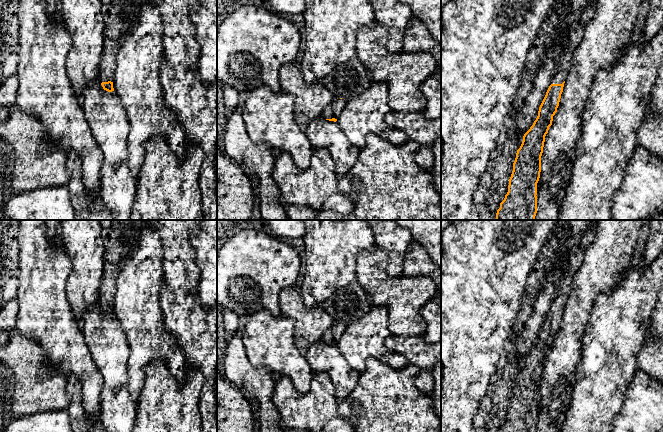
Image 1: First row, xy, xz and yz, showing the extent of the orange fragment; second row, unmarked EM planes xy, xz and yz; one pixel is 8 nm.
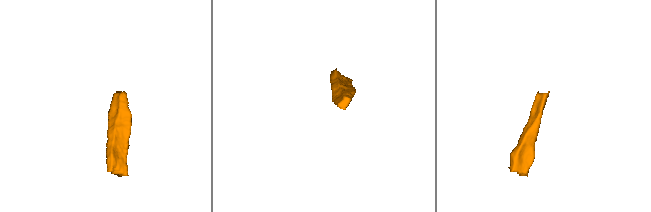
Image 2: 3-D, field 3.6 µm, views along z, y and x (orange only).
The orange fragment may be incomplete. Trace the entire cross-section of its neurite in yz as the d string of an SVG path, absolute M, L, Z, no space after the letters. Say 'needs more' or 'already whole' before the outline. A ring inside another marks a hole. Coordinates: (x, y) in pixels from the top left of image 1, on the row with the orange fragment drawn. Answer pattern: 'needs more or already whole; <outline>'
needs more; M597 0L584 11L576 29L569 33L567 47L561 55L538 116L524 134L513 163L508 192L500 203L496 220L535 220L537 213L537 183L541 172L541 156L545 136L557 112L565 79L571 67L574 50L584 38L585 26L595 15Z

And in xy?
needs more; M104 38L98 78L103 89L108 92L114 91L113 76L116 68L116 57L119 48L120 44L117 41Z

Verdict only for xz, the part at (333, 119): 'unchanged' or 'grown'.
grown

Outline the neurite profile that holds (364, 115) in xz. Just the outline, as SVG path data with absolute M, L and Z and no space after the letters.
M376 81L359 96L346 101L336 122L350 143L358 149L364 147L368 135L376 135L400 146L408 140L408 136L385 122L384 117L389 111L388 84Z

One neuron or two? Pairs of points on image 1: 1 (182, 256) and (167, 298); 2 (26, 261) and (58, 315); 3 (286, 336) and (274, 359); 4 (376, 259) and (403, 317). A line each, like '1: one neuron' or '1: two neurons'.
1: two neurons
2: one neuron
3: one neuron
4: one neuron

